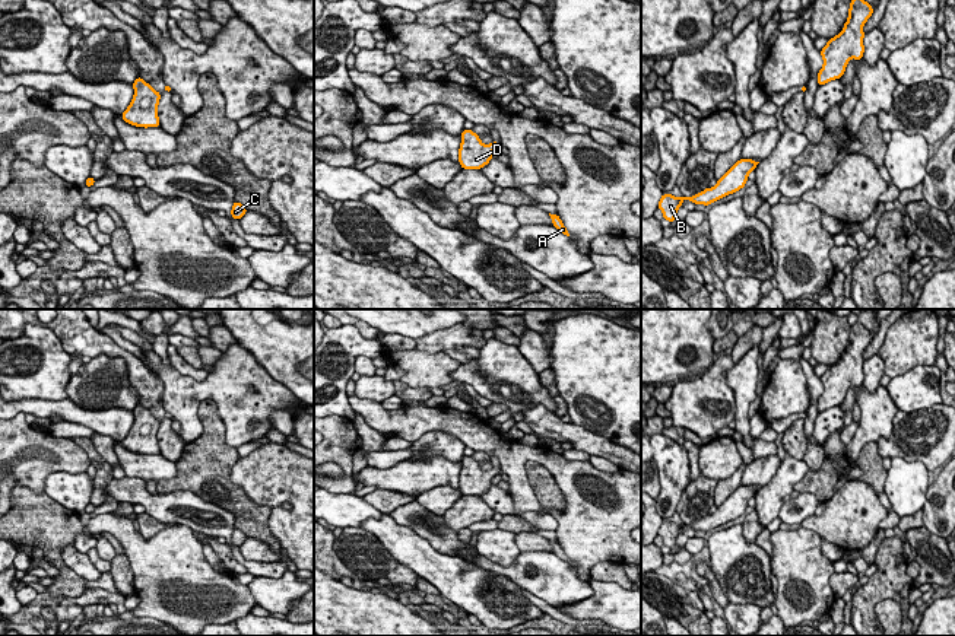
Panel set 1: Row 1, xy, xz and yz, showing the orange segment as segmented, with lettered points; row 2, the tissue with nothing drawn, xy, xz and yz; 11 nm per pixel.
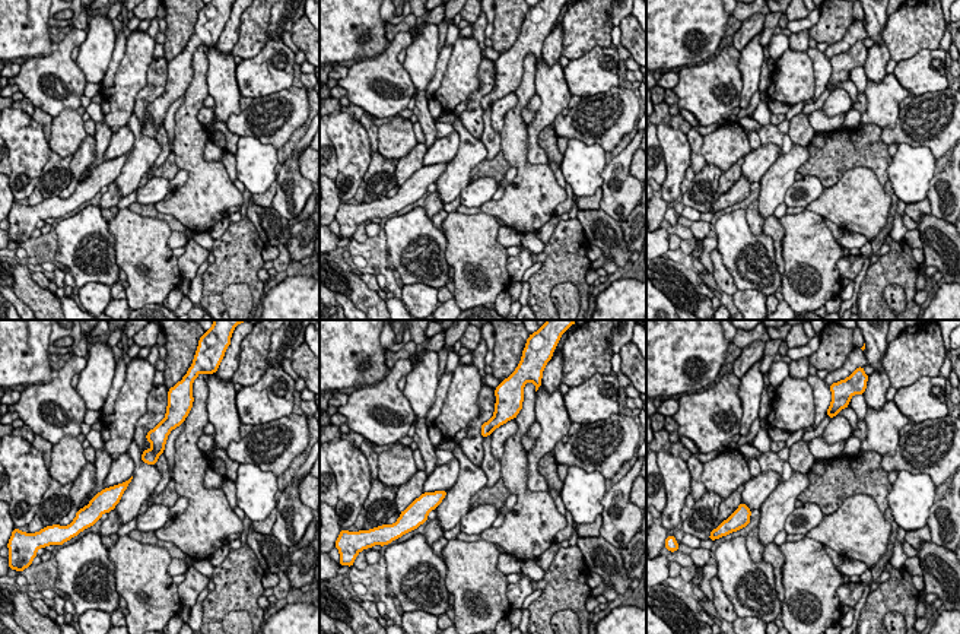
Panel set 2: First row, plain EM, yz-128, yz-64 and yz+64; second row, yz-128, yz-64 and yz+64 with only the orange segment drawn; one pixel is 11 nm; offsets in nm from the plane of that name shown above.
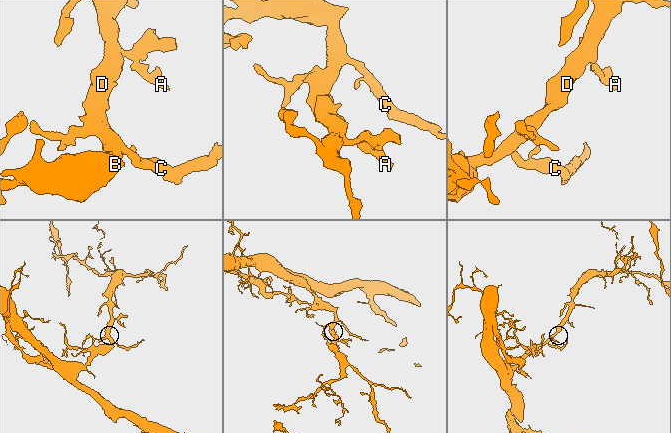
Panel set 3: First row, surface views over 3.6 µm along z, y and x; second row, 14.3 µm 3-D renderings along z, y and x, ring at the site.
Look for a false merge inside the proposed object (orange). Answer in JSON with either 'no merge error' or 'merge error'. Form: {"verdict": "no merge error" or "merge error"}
{"verdict": "no merge error"}

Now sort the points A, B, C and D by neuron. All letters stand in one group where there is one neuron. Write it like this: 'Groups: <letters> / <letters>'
Groups: A B C D

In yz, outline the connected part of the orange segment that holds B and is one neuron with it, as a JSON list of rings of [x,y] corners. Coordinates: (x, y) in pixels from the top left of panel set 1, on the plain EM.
[[[740,486],[737,487],[723,505],[717,508],[713,515],[705,515],[704,518],[692,522],[692,524],[675,524],[672,521],[663,521],[659,528],[659,535],[663,540],[663,544],[673,550],[676,546],[676,538],[682,534],[683,527],[689,527],[695,531],[708,532],[729,521],[733,521],[745,513],[748,508],[748,502],[751,497],[755,497],[759,489],[752,486]]]

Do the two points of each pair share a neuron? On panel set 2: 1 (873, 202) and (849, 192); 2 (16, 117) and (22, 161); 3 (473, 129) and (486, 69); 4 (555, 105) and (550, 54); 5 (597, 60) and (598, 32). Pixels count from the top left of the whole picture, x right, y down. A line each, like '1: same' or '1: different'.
1: same
2: same
3: same
4: different
5: different

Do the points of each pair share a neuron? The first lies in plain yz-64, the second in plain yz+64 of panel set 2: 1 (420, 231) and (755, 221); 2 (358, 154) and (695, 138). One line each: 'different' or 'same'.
1: different
2: different

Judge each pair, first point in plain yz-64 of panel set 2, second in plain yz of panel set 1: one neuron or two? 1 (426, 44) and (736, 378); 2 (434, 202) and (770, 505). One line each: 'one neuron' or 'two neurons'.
1: one neuron
2: two neurons

